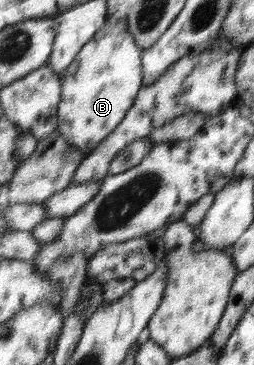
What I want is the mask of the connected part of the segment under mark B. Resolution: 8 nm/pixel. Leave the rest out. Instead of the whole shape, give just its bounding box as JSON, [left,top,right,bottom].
[57,17,143,153]

